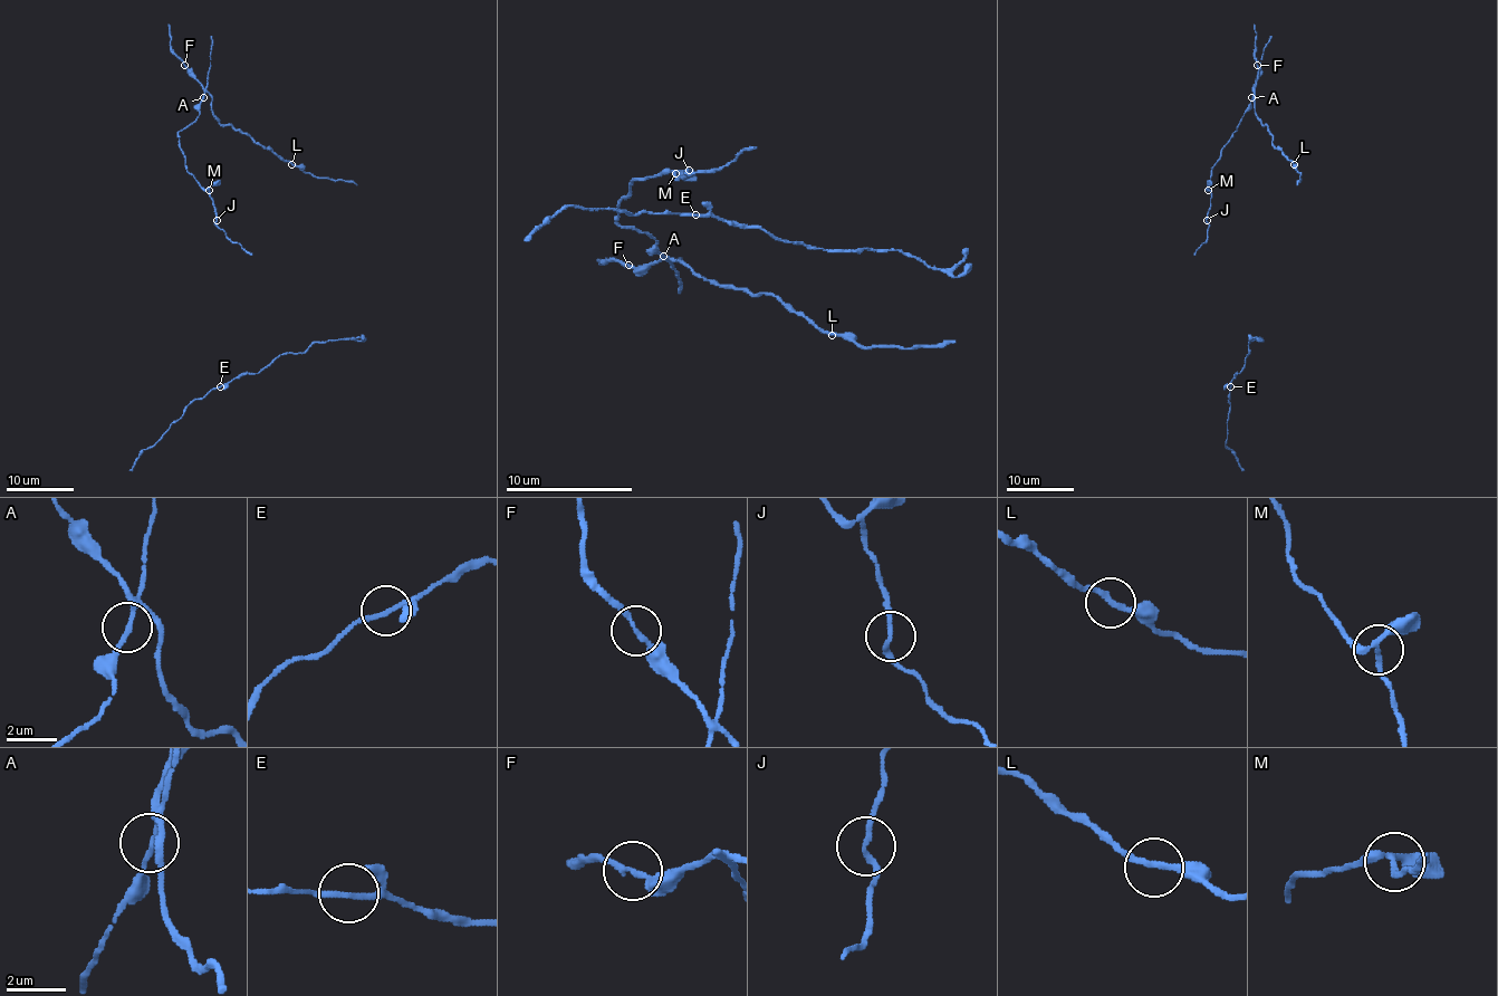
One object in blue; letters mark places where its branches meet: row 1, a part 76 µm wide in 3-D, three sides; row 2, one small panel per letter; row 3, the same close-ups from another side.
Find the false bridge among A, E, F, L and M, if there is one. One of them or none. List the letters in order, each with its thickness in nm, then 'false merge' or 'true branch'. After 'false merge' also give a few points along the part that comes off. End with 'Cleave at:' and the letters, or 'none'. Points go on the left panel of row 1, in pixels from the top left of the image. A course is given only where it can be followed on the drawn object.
A: calibre 150 nm; true branch
E: calibre 190 nm; true branch
F: calibre 180 nm; true branch
L: calibre 200 nm; true branch
M: calibre 200 nm; true branch
Cleave at: none

